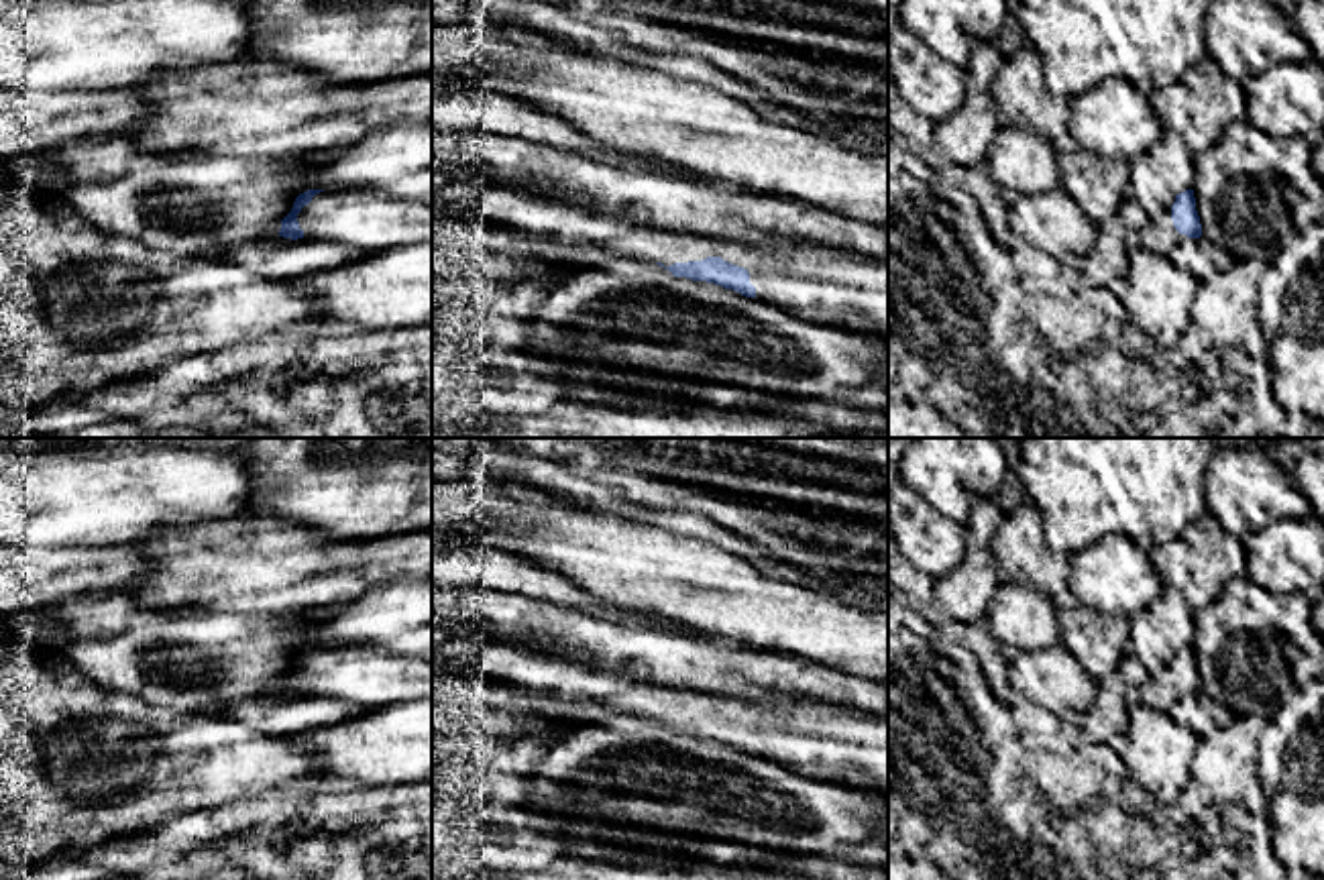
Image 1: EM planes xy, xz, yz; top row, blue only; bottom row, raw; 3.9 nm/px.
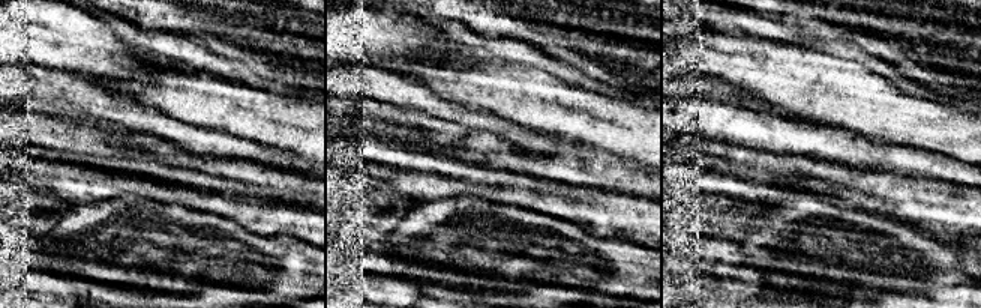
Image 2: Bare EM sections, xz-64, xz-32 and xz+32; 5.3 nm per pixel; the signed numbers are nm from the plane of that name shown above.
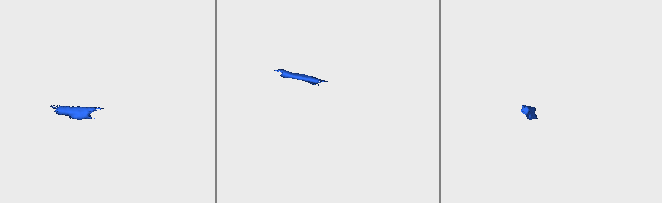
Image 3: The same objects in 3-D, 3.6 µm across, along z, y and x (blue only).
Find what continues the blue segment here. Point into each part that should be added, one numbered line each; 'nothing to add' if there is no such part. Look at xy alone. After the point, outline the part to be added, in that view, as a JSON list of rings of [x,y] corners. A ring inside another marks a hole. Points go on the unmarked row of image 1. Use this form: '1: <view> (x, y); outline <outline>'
1: xy (341, 673); outline [[[326,646],[297,670],[306,697],[379,707],[432,699],[432,660]]]

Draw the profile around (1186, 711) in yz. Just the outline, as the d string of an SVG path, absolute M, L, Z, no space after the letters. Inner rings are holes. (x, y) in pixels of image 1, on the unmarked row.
M1206 693L1183 695L1169 705L1167 713L1175 723L1190 727L1198 737L1234 721L1228 707L1210 699Z

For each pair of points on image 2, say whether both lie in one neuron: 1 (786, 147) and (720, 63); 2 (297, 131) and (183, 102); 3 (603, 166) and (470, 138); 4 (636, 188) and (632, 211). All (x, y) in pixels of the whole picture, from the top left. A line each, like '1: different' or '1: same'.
1: different
2: same
3: same
4: different

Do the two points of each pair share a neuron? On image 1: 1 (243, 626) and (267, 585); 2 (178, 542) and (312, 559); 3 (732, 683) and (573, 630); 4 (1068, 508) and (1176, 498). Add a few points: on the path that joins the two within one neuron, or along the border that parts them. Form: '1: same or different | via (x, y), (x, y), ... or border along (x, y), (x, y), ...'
1: different | border along (294, 610), (214, 614)
2: same | via (210, 559), (280, 559)
3: same | via (693, 665), (612, 644)
4: same | via (1094, 498), (1149, 498)

